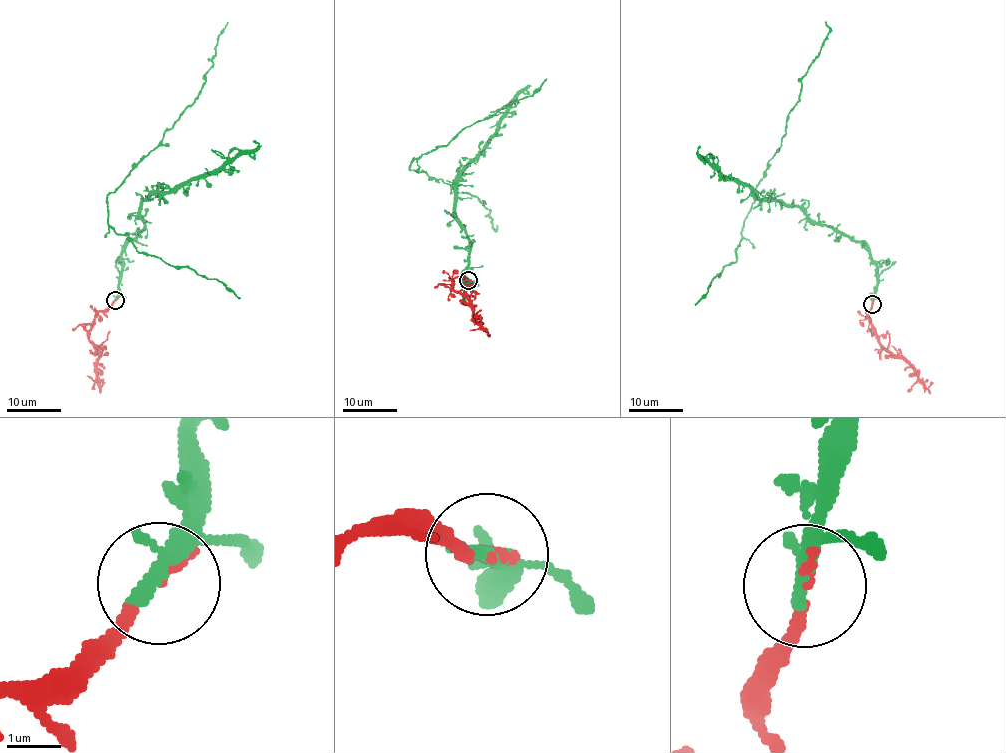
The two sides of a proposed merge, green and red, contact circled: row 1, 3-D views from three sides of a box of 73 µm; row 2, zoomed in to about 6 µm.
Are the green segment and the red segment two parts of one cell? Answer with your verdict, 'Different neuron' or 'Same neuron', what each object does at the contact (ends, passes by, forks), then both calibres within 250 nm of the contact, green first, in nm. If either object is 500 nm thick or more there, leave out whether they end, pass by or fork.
Same neuron. At the ring green ends. At the ring red ends. Thickness 360 nm (green) against 150 nm

